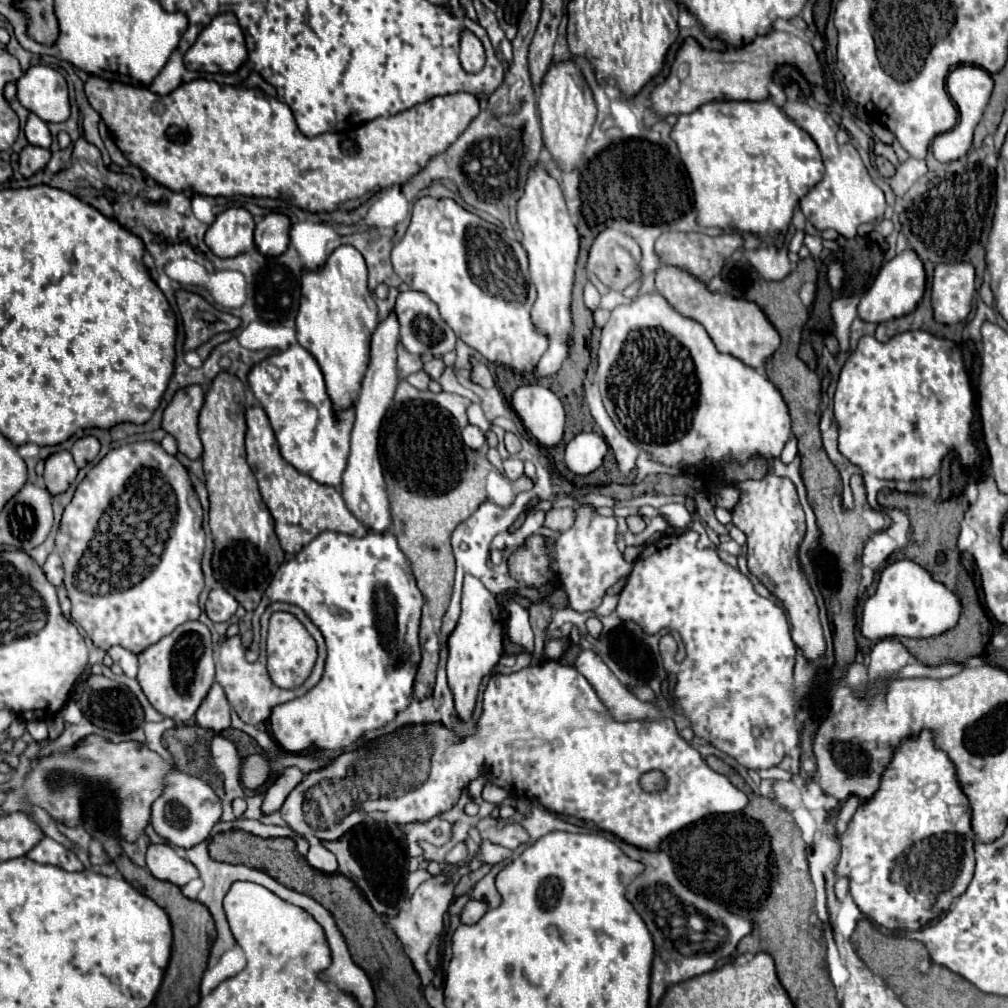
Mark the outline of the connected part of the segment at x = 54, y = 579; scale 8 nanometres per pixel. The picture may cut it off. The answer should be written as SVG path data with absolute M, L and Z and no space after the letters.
M52 552L44 564L44 574L46 578L54 584L54 586L62 586L62 578L64 578L64 570L62 570L62 560L58 556L58 552Z

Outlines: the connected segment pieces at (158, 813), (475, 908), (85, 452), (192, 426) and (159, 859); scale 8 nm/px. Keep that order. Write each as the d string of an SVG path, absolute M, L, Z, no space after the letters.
M174 770L166 778L166 788L162 796L152 806L152 826L154 830L168 840L174 846L180 848L192 848L200 842L204 842L210 836L210 830L222 816L222 804L220 798L214 794L214 790L200 778L194 778L186 772Z
M468 900L468 904L464 906L464 910L462 910L462 922L464 924L474 924L474 922L478 922L480 918L482 918L482 914L486 912L486 902L478 902L478 900Z
M84 436L84 438L80 438L80 440L74 442L74 446L72 446L70 452L72 452L72 456L74 456L76 466L82 468L82 466L86 466L88 462L92 462L92 460L98 456L98 452L100 452L100 442L98 442L98 438L94 438L94 436Z
M200 384L180 388L164 410L162 428L178 442L178 450L190 460L202 456L202 442L198 436L198 414L204 404L204 390Z
M150 844L146 850L146 866L158 880L184 886L188 880L198 876L192 862L180 858L170 844Z

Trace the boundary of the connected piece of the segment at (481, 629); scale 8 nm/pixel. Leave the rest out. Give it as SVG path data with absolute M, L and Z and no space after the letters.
M472 574L464 576L464 592L462 592L462 614L458 620L458 626L454 628L452 636L448 638L448 686L454 694L454 706L456 716L462 722L468 722L472 718L478 688L486 674L492 672L492 668L498 664L502 654L502 622L496 598L486 590L486 586L474 578Z

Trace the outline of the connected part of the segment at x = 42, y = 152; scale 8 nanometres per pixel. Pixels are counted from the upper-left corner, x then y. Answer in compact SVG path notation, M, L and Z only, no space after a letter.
M28 144L28 146L20 152L20 174L22 174L24 178L30 178L34 172L42 170L42 168L48 164L50 156L52 156L50 150Z

